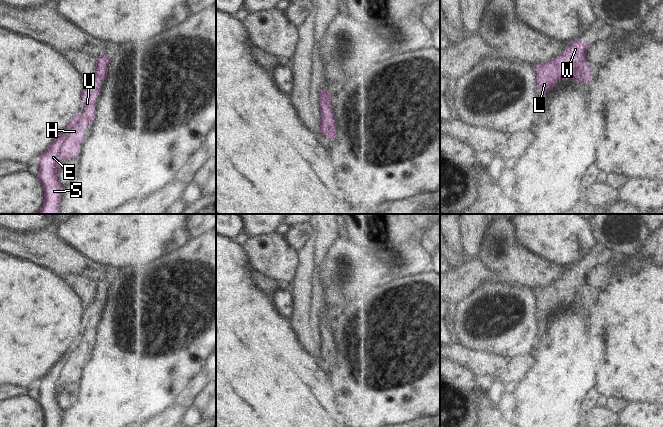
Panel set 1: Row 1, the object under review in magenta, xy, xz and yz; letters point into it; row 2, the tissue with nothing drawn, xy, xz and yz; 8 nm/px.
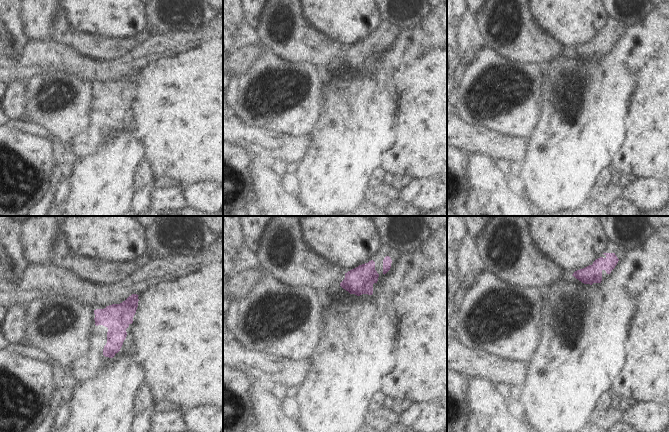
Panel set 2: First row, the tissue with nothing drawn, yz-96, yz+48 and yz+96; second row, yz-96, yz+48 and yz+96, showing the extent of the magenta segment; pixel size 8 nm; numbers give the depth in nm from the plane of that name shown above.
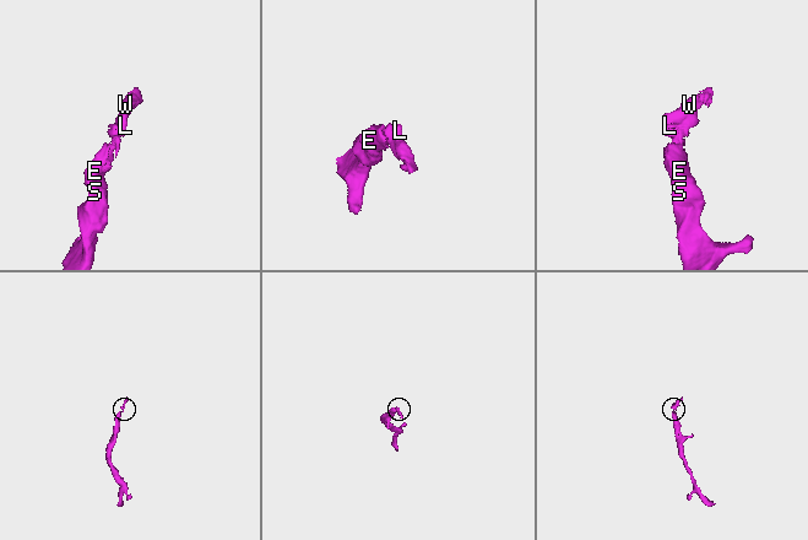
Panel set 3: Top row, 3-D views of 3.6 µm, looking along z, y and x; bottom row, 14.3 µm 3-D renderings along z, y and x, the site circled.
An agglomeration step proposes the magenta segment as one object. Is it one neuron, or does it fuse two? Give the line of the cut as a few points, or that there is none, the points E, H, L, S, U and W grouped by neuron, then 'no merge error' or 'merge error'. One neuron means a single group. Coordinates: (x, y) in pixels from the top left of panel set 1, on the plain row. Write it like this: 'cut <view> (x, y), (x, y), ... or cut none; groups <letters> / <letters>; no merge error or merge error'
cut none; groups E H L S U W; no merge error

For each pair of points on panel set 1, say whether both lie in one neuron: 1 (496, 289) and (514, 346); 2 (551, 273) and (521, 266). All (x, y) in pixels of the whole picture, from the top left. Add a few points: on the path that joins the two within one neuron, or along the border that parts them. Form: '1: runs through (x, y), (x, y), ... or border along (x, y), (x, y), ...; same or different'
1: runs through (514, 295), (524, 303), (525, 314), (514, 328); same
2: runs through (544, 273), (533, 272), (528, 269); same

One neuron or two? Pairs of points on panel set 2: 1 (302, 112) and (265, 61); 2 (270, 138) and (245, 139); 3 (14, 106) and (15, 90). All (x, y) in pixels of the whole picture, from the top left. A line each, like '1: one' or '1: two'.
1: one
2: one
3: one

